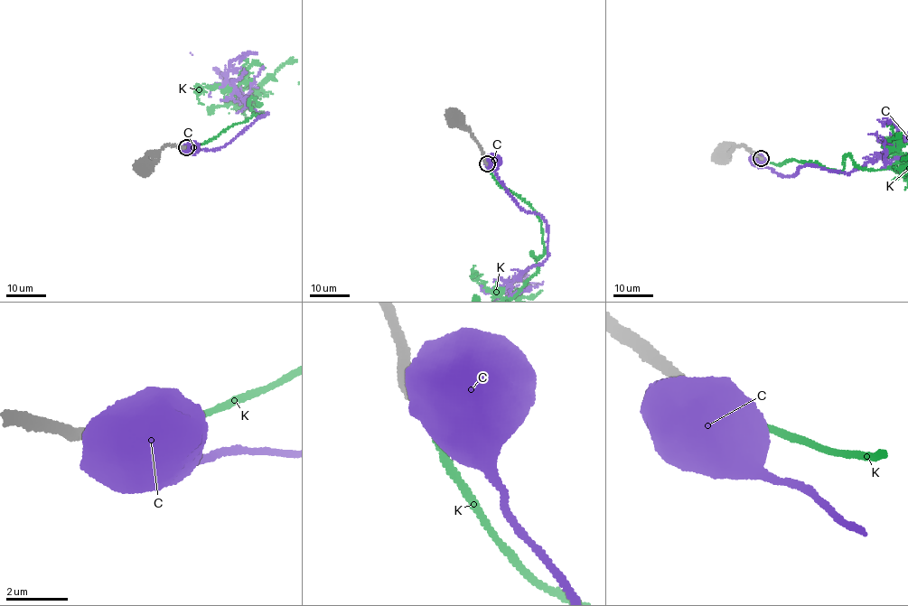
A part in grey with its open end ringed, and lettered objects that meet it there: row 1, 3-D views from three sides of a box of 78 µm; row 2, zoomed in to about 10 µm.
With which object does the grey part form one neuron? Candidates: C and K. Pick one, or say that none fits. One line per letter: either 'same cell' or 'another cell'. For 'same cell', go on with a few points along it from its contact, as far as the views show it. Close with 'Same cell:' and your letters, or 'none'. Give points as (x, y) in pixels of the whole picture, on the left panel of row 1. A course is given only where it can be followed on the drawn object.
C: another cell
K: another cell
Same cell: none

